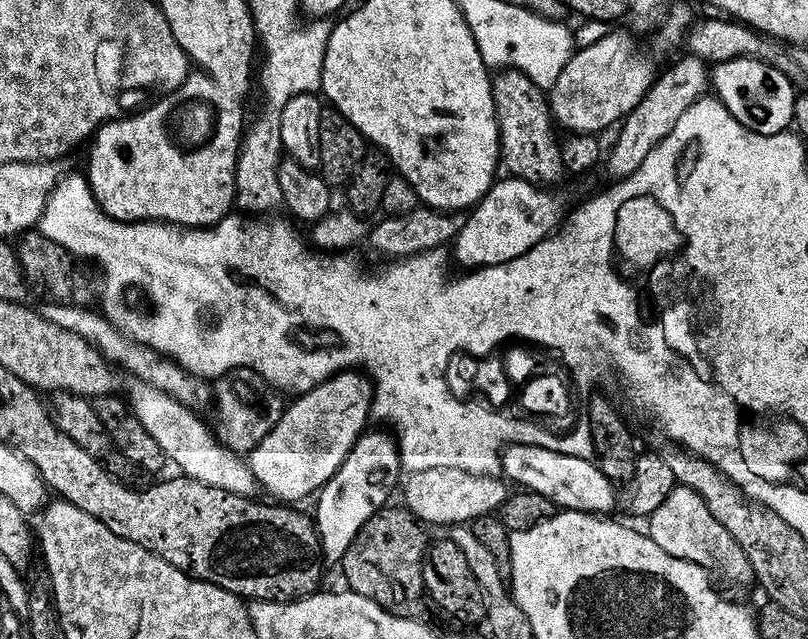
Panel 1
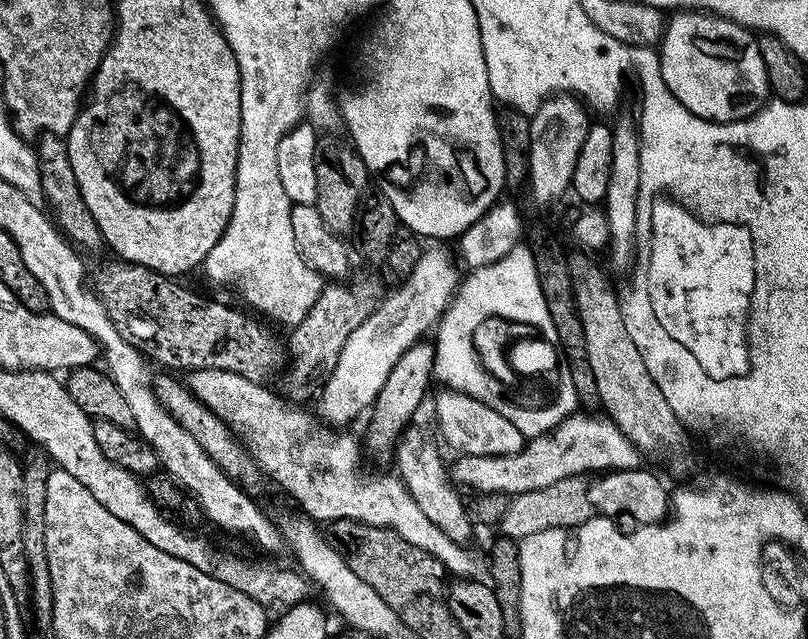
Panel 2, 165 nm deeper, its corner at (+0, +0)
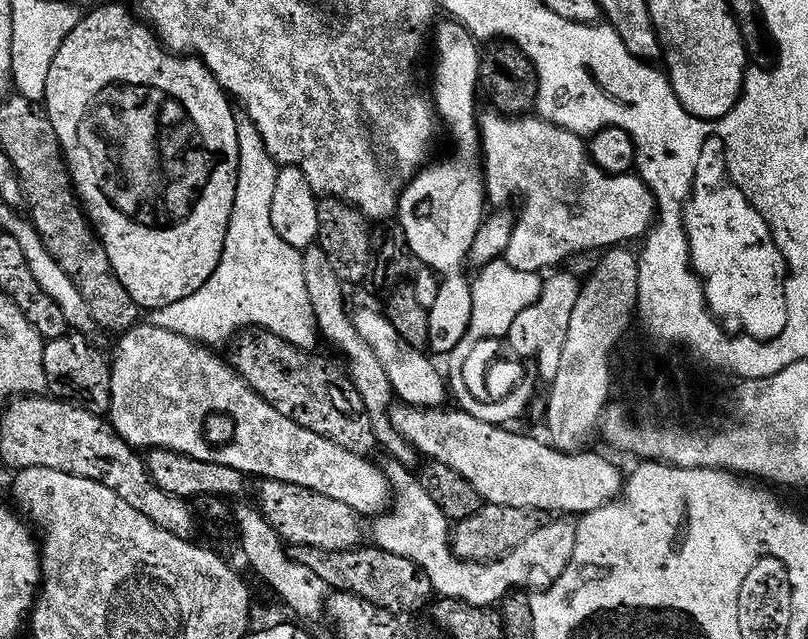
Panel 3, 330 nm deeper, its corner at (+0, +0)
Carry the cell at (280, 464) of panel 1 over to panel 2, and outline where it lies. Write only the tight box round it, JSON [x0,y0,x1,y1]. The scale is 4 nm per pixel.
[318,247,462,425]

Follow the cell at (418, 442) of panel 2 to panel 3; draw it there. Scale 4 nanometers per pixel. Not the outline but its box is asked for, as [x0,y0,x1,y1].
[302,242,418,465]

